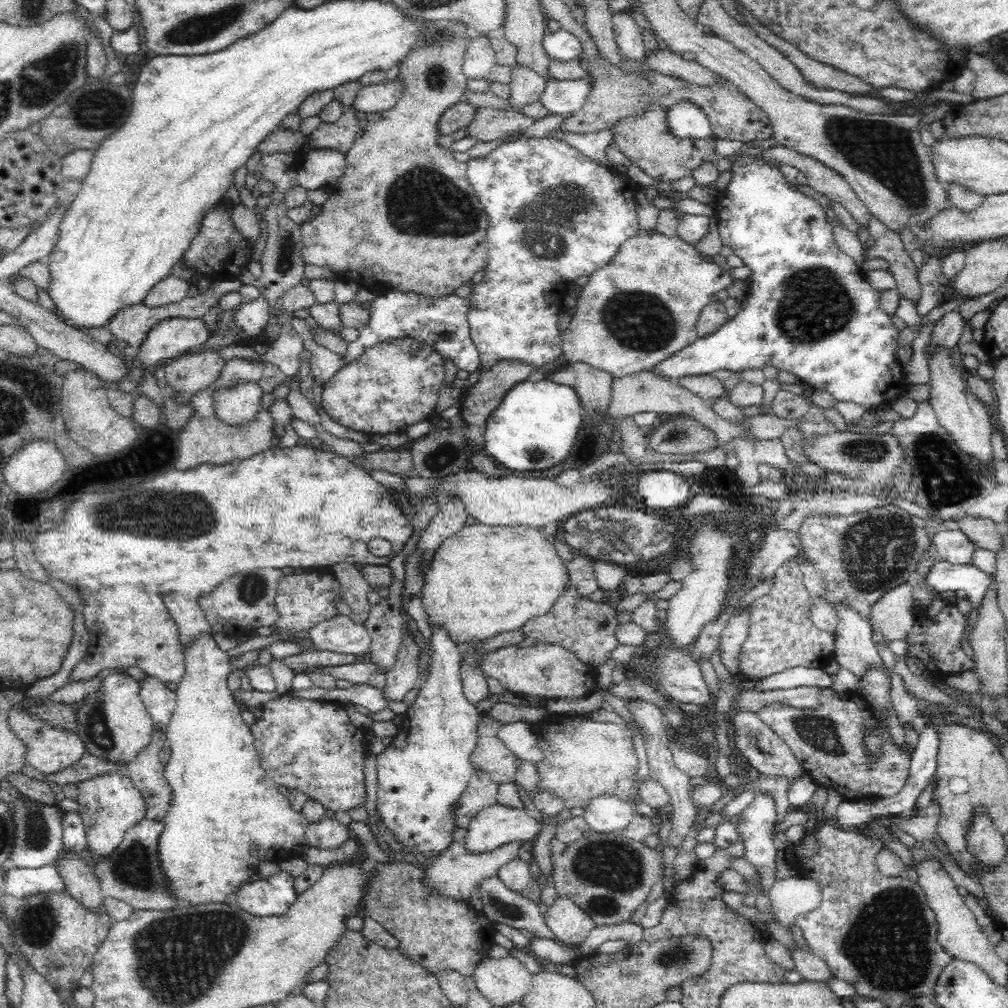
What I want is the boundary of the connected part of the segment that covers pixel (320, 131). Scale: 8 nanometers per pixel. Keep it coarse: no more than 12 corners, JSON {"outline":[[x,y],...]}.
{"outline":[[355,108],[333,123],[320,123],[307,149],[346,154],[356,142]]}

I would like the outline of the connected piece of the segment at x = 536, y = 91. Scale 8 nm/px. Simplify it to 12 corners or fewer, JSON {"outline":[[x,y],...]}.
{"outline":[[526,66],[511,68],[508,101],[522,108],[542,96],[548,82]]}

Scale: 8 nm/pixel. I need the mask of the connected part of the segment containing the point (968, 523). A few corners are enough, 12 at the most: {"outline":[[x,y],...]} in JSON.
{"outline":[[988,518],[955,520],[976,546],[996,554],[1001,527]]}

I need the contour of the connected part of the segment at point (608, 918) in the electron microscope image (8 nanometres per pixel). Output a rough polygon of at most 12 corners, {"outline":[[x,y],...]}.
{"outline":[[620,830],[552,852],[556,896],[597,927],[628,921],[660,849]]}

